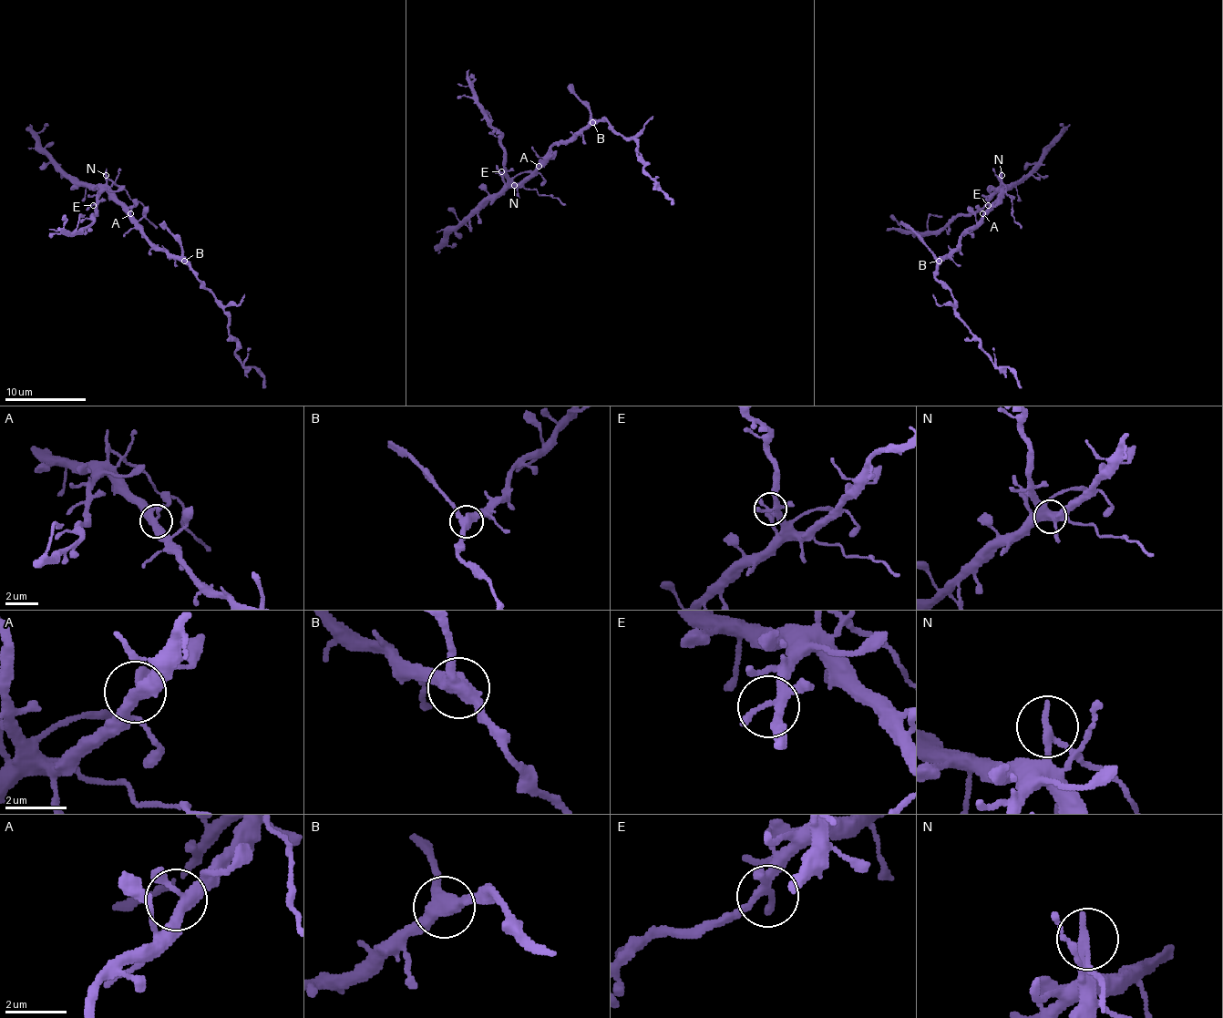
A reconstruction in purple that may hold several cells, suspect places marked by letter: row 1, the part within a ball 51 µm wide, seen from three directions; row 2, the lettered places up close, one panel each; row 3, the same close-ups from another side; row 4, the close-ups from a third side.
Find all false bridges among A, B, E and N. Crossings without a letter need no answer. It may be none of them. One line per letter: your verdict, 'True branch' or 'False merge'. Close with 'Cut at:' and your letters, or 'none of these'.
A: True branch
B: False merge
E: True branch
N: False merge
Cut at: B, N

